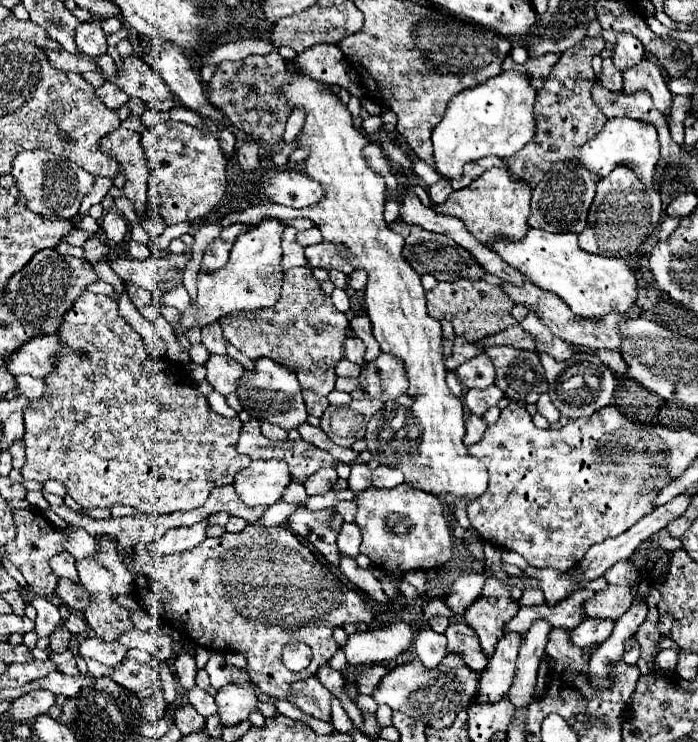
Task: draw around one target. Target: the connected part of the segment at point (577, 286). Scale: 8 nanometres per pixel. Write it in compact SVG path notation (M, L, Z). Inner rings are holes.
M531 228L521 240L495 238L489 248L493 248L509 266L519 270L535 286L561 296L577 316L599 318L609 312L625 314L637 298L637 282L625 260L605 258L581 250L577 246L577 234L551 234Z

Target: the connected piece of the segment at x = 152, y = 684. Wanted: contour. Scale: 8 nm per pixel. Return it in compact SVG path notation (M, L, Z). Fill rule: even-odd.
M125 658L119 666L115 666L115 672L111 674L111 678L117 684L125 686L127 690L135 692L139 698L157 696L163 692L159 674L151 666L131 660L131 658Z

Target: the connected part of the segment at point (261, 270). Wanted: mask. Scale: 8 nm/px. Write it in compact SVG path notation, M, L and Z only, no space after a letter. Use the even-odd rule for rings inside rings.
M263 218L259 224L249 226L231 248L227 264L213 276L199 272L197 300L191 302L191 310L181 314L179 332L187 332L191 326L207 326L225 314L237 310L257 310L273 306L281 294L283 268L281 268L281 238L287 226L277 218Z

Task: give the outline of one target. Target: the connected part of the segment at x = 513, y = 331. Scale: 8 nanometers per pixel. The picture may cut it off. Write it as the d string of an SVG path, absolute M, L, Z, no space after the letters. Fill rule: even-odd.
M515 324L515 328L507 328L507 332L499 332L495 336L487 336L485 340L479 342L481 348L491 346L491 344L511 344L515 348L535 350L535 340L531 340L529 332L523 332L521 324Z

